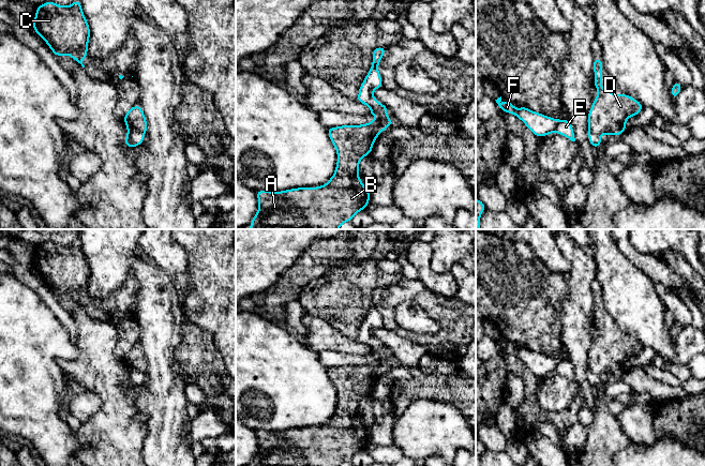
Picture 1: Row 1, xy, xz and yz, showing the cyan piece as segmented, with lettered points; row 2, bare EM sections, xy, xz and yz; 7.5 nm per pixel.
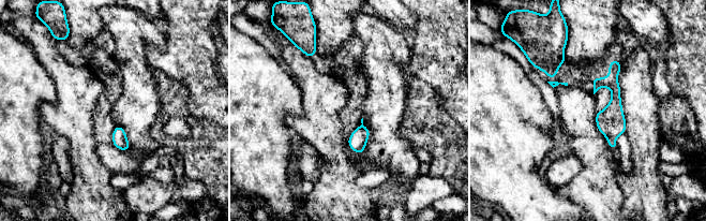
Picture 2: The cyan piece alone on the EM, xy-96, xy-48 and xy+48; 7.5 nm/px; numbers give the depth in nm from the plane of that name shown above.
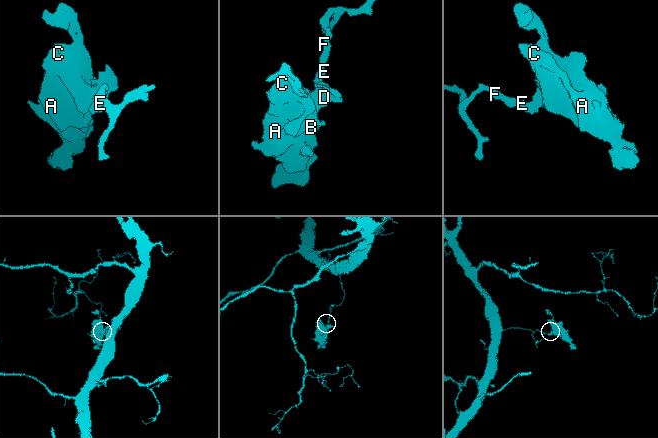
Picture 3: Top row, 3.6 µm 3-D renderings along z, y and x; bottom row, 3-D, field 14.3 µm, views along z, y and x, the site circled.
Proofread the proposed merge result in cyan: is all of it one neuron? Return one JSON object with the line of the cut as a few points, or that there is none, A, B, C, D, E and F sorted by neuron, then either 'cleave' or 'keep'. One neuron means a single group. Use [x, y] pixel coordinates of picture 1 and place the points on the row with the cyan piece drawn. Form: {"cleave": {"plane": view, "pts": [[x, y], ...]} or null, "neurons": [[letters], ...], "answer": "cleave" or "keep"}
{"cleave": {"plane": "xy", "pts": [[128, 126], [144, 134]]}, "neurons": [["A", "B", "C", "D"], ["E", "F"]], "answer": "cleave"}

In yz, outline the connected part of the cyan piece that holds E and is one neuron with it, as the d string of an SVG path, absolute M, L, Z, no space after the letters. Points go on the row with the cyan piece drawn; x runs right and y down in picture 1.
M501 96L495 101L501 111L515 115L536 136L543 137L548 134L556 132L569 138L571 141L575 141L574 132L568 119L557 120L551 117L546 117L540 112L535 112L525 106L516 109L507 99L505 100L505 105L502 106L500 104Z

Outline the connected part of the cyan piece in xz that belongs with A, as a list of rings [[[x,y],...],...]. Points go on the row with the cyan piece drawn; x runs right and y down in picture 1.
[[[382,104],[380,107],[371,108],[369,115],[377,116],[378,119],[368,124],[342,125],[328,129],[328,136],[336,149],[338,163],[334,175],[325,185],[318,187],[298,187],[282,192],[256,191],[259,208],[249,229],[339,229],[343,223],[350,222],[356,213],[365,209],[370,202],[370,191],[361,182],[358,167],[361,159],[364,155],[371,154],[376,137],[393,123],[387,116],[387,109],[387,106]]]

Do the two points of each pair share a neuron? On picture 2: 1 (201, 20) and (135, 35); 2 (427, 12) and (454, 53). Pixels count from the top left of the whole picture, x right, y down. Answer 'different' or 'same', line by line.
1: different
2: same

